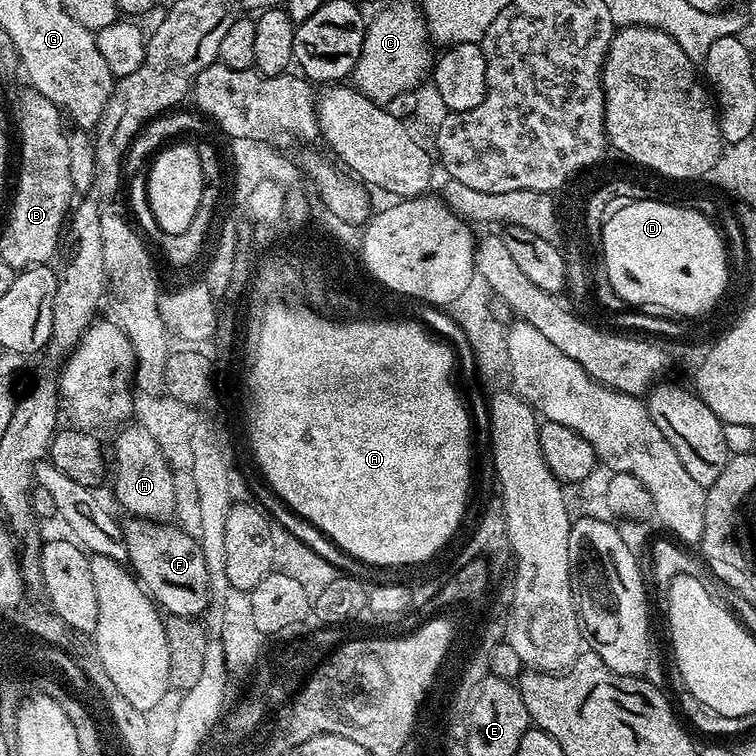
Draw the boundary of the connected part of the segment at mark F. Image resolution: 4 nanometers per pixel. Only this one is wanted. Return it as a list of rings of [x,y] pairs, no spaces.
[[[132,516],[123,521],[127,563],[145,592],[168,616],[200,618],[210,603],[208,560],[196,545],[196,536],[183,527],[147,516]]]

